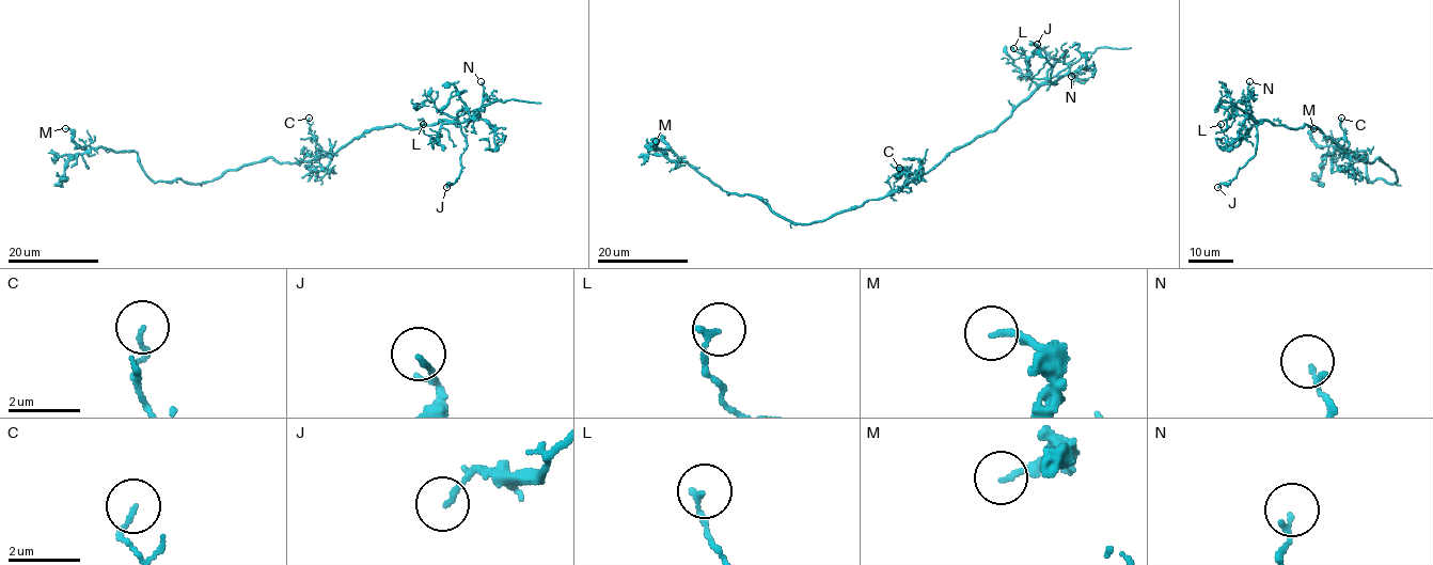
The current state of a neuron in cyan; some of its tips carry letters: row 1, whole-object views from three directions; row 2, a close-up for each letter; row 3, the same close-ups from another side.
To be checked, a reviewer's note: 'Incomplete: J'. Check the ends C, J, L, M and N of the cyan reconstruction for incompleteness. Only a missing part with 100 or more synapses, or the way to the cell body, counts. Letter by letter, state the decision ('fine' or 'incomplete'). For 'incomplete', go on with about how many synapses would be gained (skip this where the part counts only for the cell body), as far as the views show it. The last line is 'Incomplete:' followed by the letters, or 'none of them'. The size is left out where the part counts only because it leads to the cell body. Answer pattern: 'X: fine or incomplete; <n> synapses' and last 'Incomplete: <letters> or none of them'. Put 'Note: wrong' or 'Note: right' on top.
Note: wrong
C: fine
J: fine
L: fine
M: fine
N: fine
Incomplete: none of them

